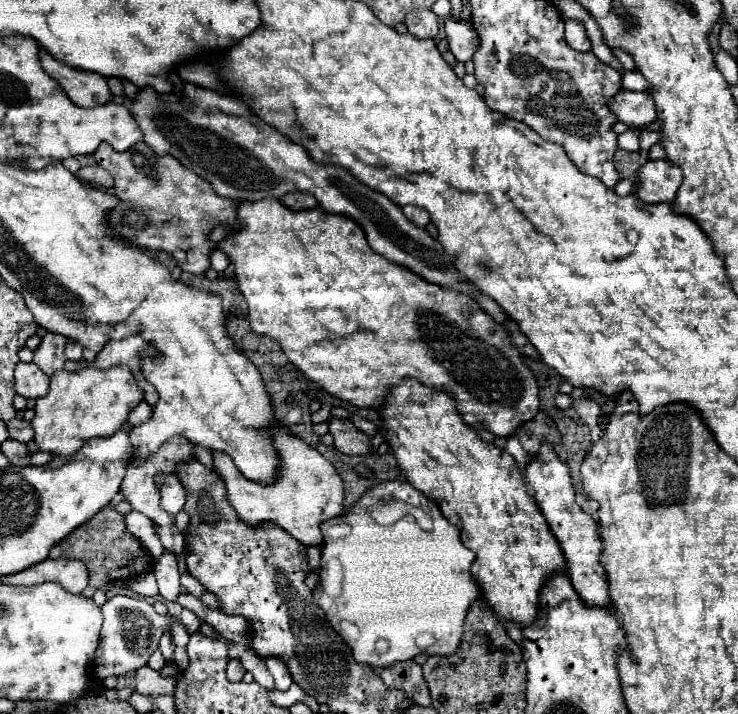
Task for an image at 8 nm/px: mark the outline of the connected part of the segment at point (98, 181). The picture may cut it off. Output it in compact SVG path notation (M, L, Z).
M93 165L93 185L99 185L99 187L113 187L113 177L99 165Z

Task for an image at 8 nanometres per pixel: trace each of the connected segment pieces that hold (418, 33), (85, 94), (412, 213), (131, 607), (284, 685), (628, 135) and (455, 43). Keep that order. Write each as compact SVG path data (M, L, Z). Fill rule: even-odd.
M411 11L405 17L405 25L411 35L417 39L427 39L427 37L437 37L439 33L439 21L433 11Z
M45 47L39 49L39 61L47 75L57 79L61 89L69 95L69 99L73 99L73 103L79 103L79 107L95 107L97 103L111 101L111 93L103 75L69 67L57 61Z
M405 205L403 215L417 227L427 227L427 223L429 223L429 213L425 209L419 209L419 207L413 207L413 205Z
M115 595L107 599L107 603L101 607L103 613L103 629L99 637L99 647L95 651L95 667L93 677L97 681L103 681L109 675L123 675L129 671L135 671L143 667L149 659L149 655L157 649L157 643L163 633L169 633L175 637L177 643L189 641L189 631L177 619L175 615L159 615L153 605L149 605L145 599L129 597L129 595Z
M265 657L265 659L263 659L263 663L267 665L269 673L273 675L273 679L275 679L275 687L277 687L279 691L289 689L289 685L293 683L293 679L291 679L289 669L285 667L285 661L279 661L277 657L269 657L269 659Z
M625 131L619 135L619 147L627 151L639 151L639 133L637 131Z
M451 17L445 19L445 37L449 41L449 49L457 61L469 61L477 51L479 39L477 31L473 29L471 21L453 21Z

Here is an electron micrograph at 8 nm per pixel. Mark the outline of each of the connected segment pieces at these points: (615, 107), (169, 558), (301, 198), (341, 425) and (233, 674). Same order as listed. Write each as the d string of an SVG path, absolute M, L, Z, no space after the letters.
M621 89L615 97L611 97L607 101L607 105L617 115L617 119L621 123L643 127L643 125L649 125L649 123L655 121L653 101L645 93Z
M165 551L159 559L159 563L153 569L157 583L159 583L159 593L167 601L177 601L179 595L179 571L177 571L177 557L169 551Z
M305 191L287 193L287 195L281 199L281 203L285 203L289 209L295 209L295 211L299 211L299 209L313 209L313 207L319 205L317 199L315 199L313 195L309 195L309 193L305 193Z
M329 417L327 425L329 425L329 433L335 439L335 447L341 453L347 453L347 455L369 453L369 437L349 421L343 421L339 417Z
M231 659L227 665L227 679L229 681L241 681L245 675L245 667L241 665L239 659Z

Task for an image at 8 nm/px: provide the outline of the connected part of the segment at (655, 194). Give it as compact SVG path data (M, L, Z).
M647 161L639 171L635 183L635 195L645 203L671 203L683 181L679 167L669 161Z

